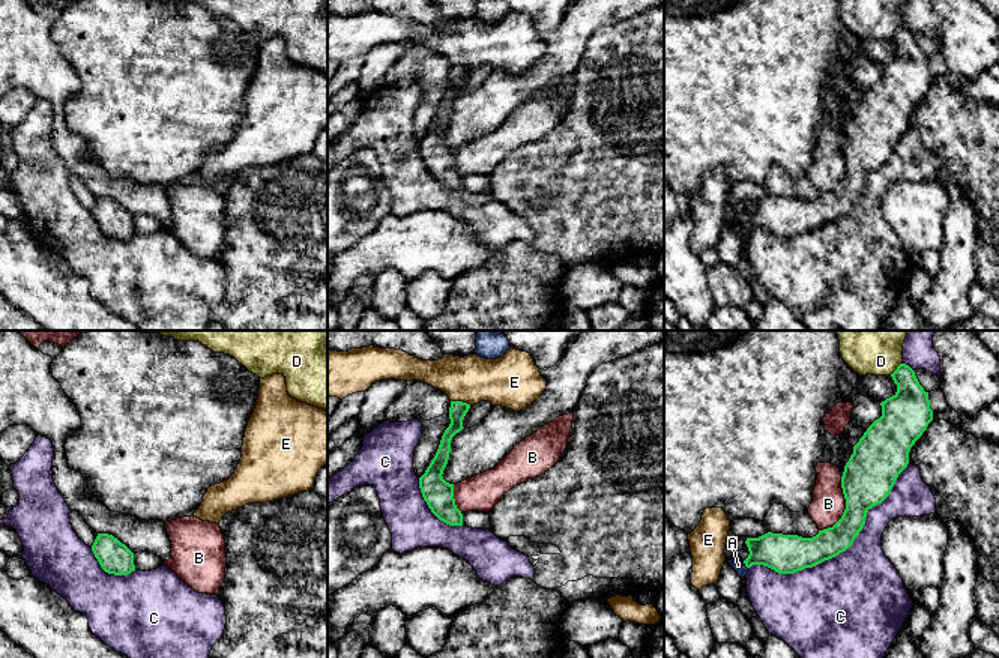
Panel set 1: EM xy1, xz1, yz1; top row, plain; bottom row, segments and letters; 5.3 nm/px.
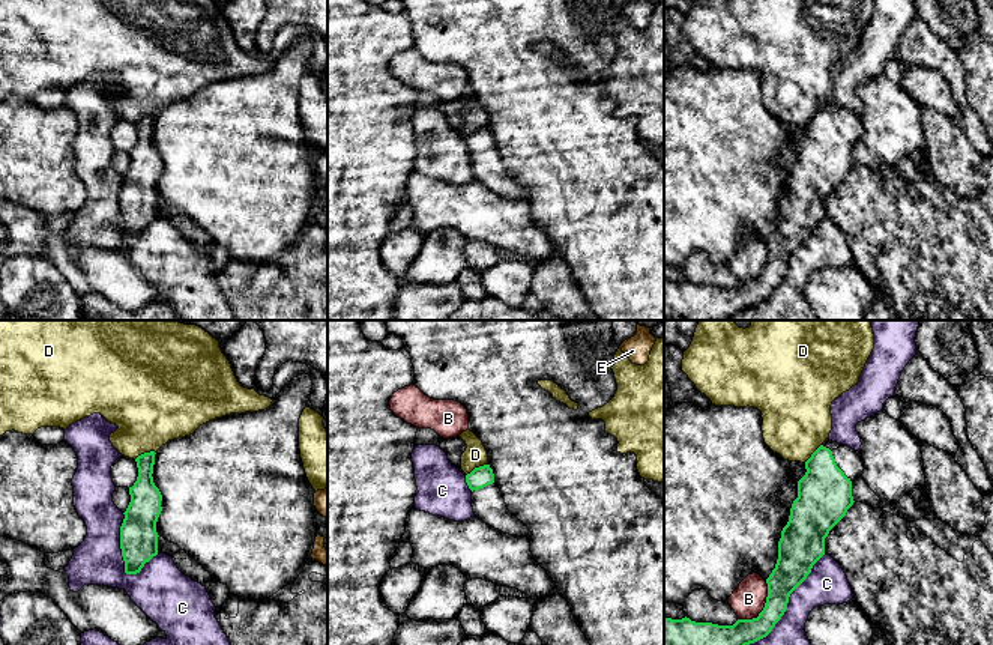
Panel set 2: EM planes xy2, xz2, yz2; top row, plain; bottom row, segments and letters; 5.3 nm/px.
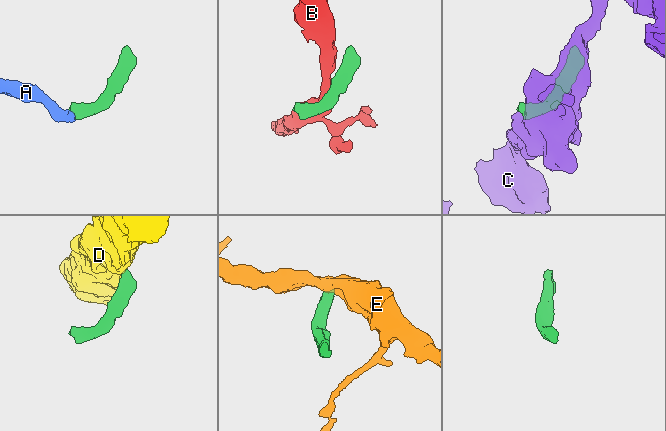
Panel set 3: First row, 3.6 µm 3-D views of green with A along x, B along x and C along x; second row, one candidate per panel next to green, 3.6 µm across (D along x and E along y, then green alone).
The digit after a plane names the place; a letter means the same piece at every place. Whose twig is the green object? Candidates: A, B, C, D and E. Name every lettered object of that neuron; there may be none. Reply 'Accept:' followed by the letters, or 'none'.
Accept: A

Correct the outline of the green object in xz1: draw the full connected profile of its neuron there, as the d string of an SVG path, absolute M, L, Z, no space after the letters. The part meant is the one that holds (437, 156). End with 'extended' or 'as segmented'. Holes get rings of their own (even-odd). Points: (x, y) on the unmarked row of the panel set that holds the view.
M451 65L451 87L442 99L434 122L425 137L419 141L419 152L428 171L440 185L449 189L463 189L463 177L455 168L454 147L446 146L442 138L449 123L451 104L464 92L463 83L469 72L470 68L467 66Z; as segmented

